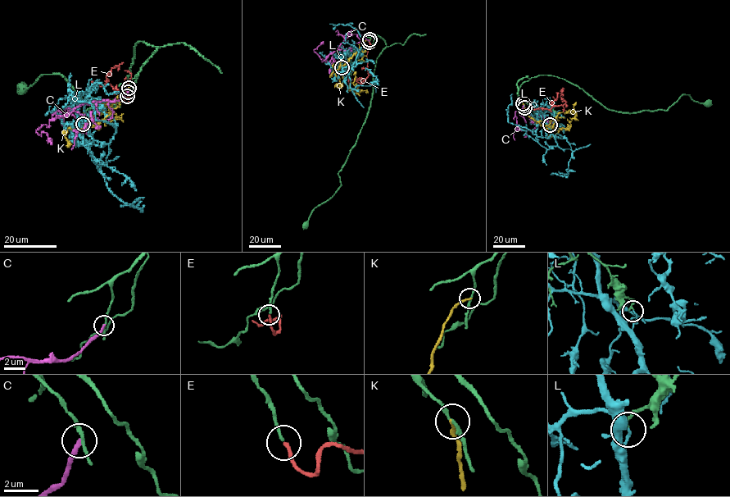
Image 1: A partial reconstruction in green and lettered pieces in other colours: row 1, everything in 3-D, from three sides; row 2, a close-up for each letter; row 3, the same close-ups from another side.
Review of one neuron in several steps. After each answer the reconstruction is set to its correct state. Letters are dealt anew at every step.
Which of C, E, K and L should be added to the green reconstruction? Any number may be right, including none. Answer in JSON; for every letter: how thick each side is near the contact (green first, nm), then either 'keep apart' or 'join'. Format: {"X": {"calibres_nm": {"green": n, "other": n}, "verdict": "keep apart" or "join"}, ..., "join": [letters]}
{"C": {"calibres_nm": {"green": 190, "other": 240}, "verdict": "keep apart"}, "E": {"calibres_nm": {"green": 180, "other": 200}, "verdict": "join"}, "K": {"calibres_nm": {"green": 170, "other": 180}, "verdict": "keep apart"}, "L": {"calibres_nm": {"green": 180, "other": 130}, "verdict": "keep apart"}, "join": ["E"]}

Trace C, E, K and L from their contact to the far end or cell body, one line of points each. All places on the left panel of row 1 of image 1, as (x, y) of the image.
C: (128, 92), (119, 100), (82, 103), (67, 116), (51, 120), (48, 126), (35, 130), (45, 132), (50, 144)
E: (127, 96), (129, 100), (130, 96), (124, 96), (126, 93), (115, 89), (106, 83), (111, 69), (123, 62)
K: (129, 88), (111, 113), (89, 126), (104, 103), (92, 103), (106, 107), (123, 86)
L: (83, 124), (82, 137), (100, 146), (115, 132), (96, 119), (91, 104), (72, 94), (70, 73)

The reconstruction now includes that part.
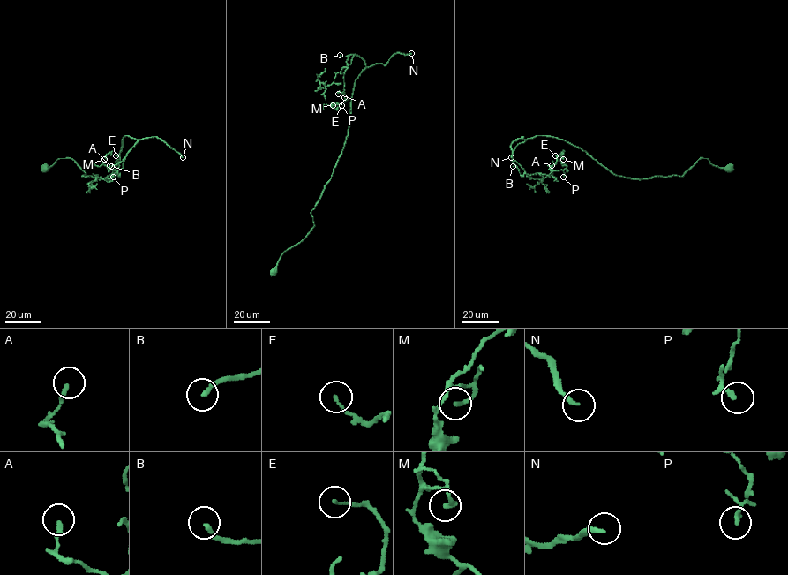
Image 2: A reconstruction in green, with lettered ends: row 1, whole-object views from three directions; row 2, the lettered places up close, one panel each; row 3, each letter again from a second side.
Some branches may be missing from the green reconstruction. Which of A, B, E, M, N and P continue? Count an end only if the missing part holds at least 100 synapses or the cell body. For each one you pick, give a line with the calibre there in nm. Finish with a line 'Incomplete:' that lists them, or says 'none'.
B: calibre 180 nm
N: calibre 200 nm
Incomplete: B, N

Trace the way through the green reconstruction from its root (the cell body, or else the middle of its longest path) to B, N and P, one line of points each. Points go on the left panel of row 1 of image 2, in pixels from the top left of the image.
B: (47, 168), (71, 158), (82, 176), (103, 179), (113, 172), (123, 137), (136, 139), (111, 166)
N: (47, 168), (71, 158), (82, 176), (103, 179), (113, 172), (125, 135), (156, 137), (183, 157)
P: (47, 168), (71, 158), (82, 176), (103, 179), (113, 172), (123, 137), (136, 139), (113, 177)

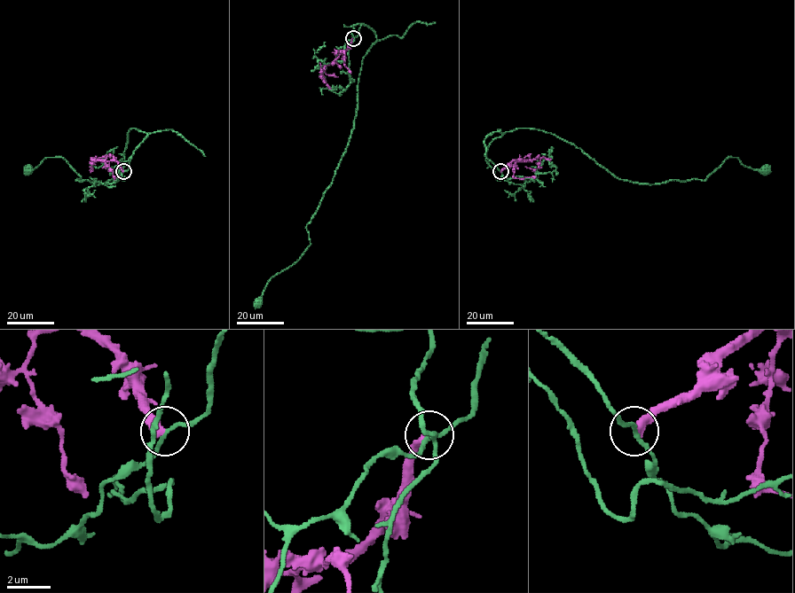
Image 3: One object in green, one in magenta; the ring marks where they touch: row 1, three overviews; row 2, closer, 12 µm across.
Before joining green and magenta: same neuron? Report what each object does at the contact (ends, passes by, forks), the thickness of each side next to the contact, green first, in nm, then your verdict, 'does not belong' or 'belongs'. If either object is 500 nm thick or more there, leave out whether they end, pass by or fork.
green passes by; magenta ends there; 150 nm thick on the green side, 380 nm on the other; does not belong

